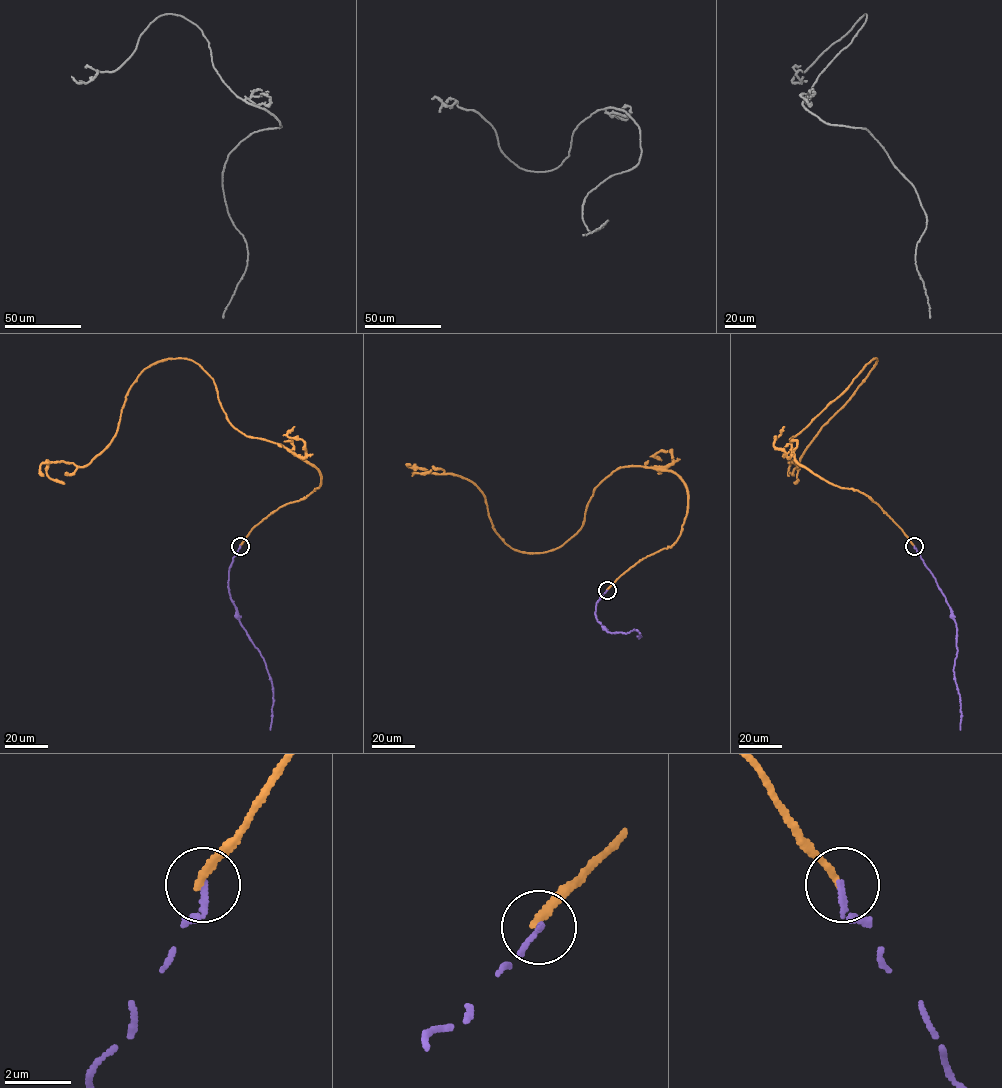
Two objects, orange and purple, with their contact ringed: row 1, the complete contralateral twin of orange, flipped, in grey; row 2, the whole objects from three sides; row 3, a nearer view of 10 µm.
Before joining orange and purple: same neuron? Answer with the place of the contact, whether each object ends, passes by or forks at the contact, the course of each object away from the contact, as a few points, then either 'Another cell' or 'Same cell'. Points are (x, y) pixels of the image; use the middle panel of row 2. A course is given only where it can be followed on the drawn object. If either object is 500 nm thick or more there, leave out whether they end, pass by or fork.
Place: (607, 590). At the ring orange ends. At the ring purple ends. Course of orange: (607, 590), (677, 539), (676, 474), (619, 467), (580, 529), (532, 553), (471, 481), (413, 473), (431, 470). Course of purple: (607, 590), (596, 603), (597, 621), (611, 633), (626, 633), (634, 629), (640, 634), (637, 636). Another cell

